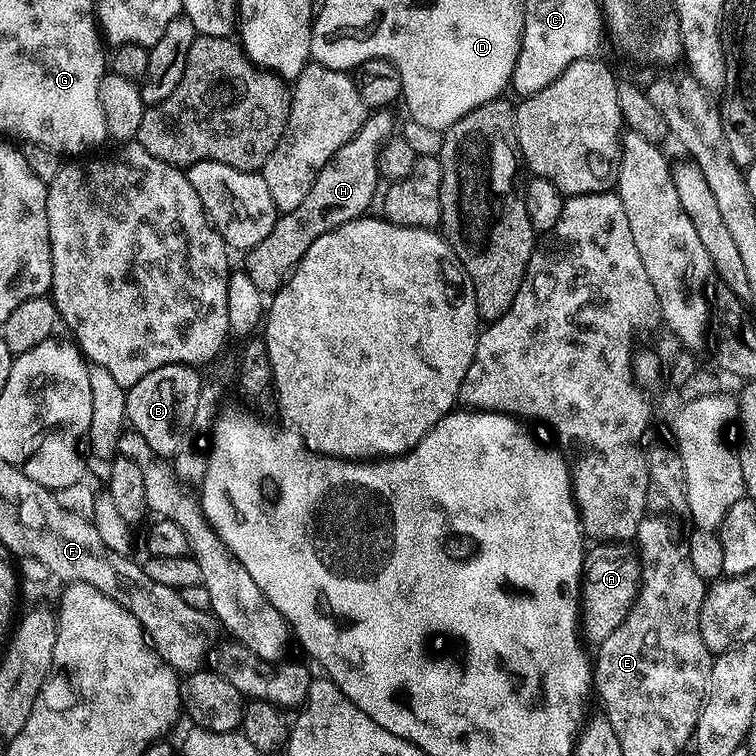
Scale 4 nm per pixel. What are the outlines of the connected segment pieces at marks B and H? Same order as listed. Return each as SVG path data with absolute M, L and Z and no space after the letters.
M191 364L162 366L158 370L150 370L150 374L146 374L146 378L134 382L134 386L127 389L127 423L130 425L131 431L146 438L146 446L150 446L150 450L154 450L156 456L171 458L184 445L184 435L190 430L190 422L194 422L194 414L198 414L198 398L202 379L200 380L200 376L196 372L199 371Z
M387 108L369 111L358 134L354 134L354 138L350 138L350 142L343 144L332 155L330 162L326 162L314 186L310 186L310 194L306 194L302 206L294 206L294 210L279 213L274 230L270 230L270 234L266 234L258 246L247 249L246 270L250 274L250 282L258 286L260 293L276 293L296 269L306 250L310 250L310 246L314 246L322 234L330 234L330 230L338 230L338 226L346 222L359 220L369 211L375 187L382 179L380 152L398 128L398 120L396 124L391 114Z

